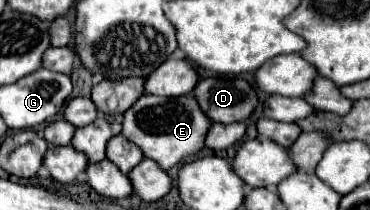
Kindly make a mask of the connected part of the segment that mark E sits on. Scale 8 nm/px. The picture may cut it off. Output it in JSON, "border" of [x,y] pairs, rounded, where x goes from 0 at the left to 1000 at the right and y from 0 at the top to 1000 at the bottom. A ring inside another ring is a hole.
{"border":[[[384,452],[341,538],[335,538],[335,586],[330,586],[330,643],[368,681],[384,719],[389,748],[416,757],[438,805],[465,805],[470,786],[481,786],[486,767],[497,767],[514,738],[530,738],[551,710],[551,643],[562,643],[562,605],[573,595],[573,576],[562,557],[551,557],[551,529],[541,529],[530,462],[514,452],[492,452],[492,462],[465,462],[465,471],[443,471],[443,462],[422,462],[422,452]]]}

